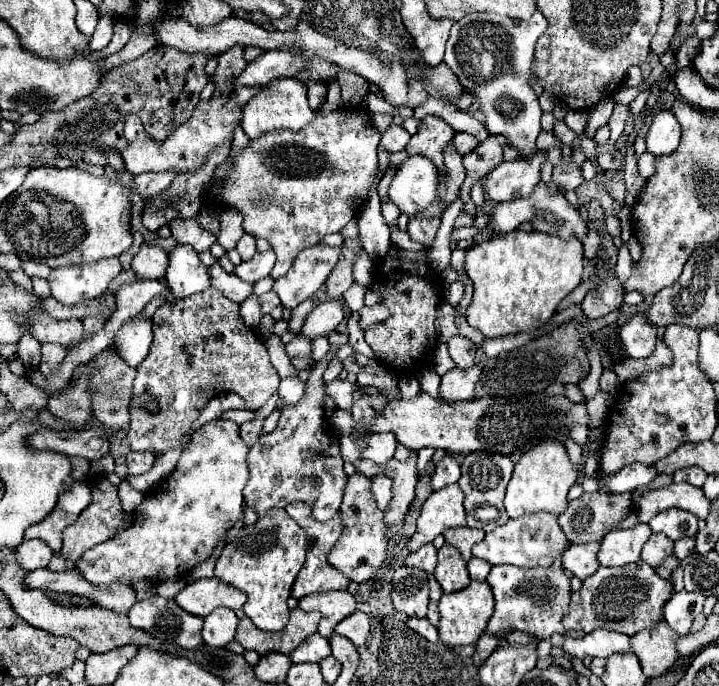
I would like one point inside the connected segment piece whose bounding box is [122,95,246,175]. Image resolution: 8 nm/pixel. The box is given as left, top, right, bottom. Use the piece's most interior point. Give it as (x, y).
(212, 125)

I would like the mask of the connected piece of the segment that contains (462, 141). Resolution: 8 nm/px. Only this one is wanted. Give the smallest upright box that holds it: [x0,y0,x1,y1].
[454,133,478,155]

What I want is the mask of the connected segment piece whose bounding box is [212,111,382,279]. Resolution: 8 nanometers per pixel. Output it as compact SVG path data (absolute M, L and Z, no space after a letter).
M316 111L314 123L302 131L272 131L270 135L262 135L262 139L250 141L246 149L236 153L234 167L224 177L224 181L214 185L214 201L236 207L244 215L244 231L256 237L264 237L272 245L276 253L276 265L270 275L274 279L286 275L302 249L320 243L328 233L342 231L342 227L356 215L354 197L360 195L362 205L382 179L376 155L380 133L370 119L372 117L368 111Z

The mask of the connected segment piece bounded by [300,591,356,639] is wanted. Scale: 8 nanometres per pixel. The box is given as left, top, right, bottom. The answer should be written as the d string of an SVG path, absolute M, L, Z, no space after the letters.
M328 591L322 595L314 593L300 599L300 609L322 613L318 633L328 639L334 633L334 625L356 611L356 599L350 591Z

